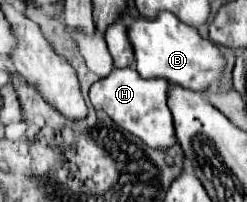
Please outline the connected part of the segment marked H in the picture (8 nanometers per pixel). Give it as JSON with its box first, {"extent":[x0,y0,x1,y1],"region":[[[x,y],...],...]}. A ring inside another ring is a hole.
{"extent":[89,68,177,150],"region":[[[115,68],[107,78],[91,86],[89,98],[95,110],[105,112],[115,124],[141,138],[147,146],[151,146],[153,150],[167,150],[177,142],[173,130],[173,116],[167,106],[167,92],[169,84],[161,78],[145,80],[133,68]]]}

